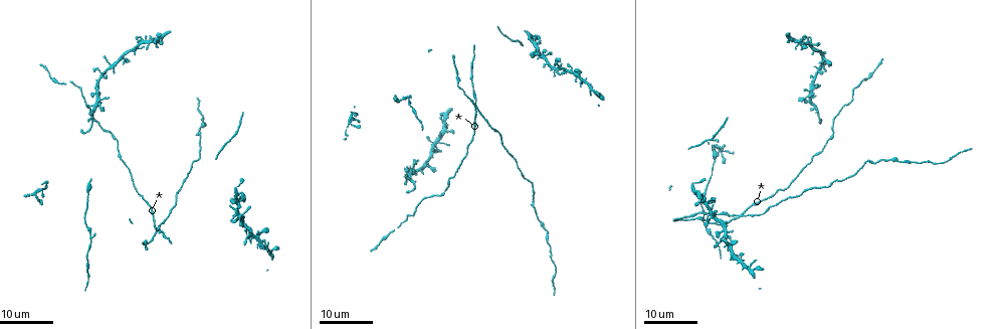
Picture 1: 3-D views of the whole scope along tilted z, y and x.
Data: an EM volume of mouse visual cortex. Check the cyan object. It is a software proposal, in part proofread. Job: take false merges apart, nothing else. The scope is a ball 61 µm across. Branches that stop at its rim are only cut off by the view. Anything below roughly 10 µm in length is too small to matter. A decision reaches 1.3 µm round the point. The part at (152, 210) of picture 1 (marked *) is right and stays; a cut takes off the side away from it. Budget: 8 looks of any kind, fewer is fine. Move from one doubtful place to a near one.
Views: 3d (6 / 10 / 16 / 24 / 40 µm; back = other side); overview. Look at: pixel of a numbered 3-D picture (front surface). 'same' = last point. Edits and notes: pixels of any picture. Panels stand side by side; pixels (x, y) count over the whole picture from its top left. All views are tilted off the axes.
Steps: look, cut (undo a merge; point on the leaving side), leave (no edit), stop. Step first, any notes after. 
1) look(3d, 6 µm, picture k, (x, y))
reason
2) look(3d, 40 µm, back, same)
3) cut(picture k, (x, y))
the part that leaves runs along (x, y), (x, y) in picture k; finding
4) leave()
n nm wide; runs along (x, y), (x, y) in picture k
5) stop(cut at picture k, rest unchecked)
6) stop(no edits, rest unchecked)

look(3d, 16 µm, picture 1, (817, 109))
side arm on a straight run

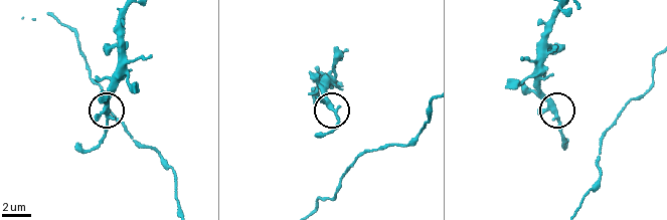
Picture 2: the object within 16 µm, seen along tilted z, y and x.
look(3d, 6 µm, picture 2, (554, 113))

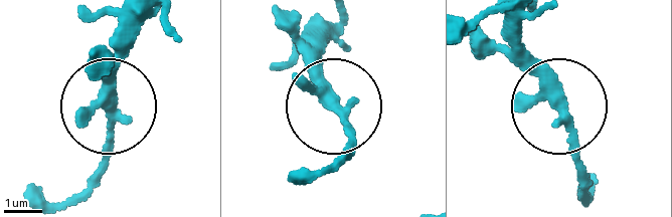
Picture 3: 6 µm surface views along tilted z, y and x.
leave()
continuous, no second neuron

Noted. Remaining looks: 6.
look(3d, 16 µm, picture 1, (89, 196))
calibre changes

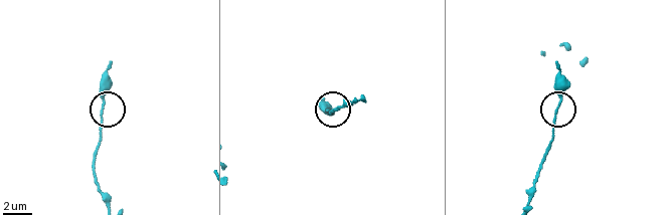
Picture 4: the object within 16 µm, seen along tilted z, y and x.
look(3d, 10 µm, picture 4, (559, 101))

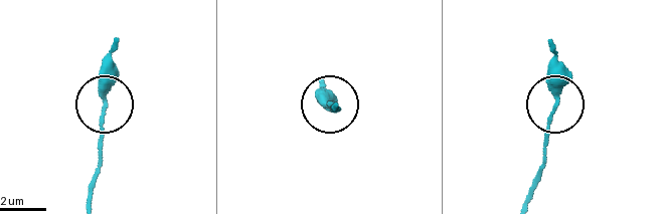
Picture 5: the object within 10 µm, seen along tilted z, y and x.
leave()
240 nm wide; continuous, no second neuron

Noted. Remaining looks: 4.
look(3d, 16 µm, picture 1, (741, 215))
four arms meet

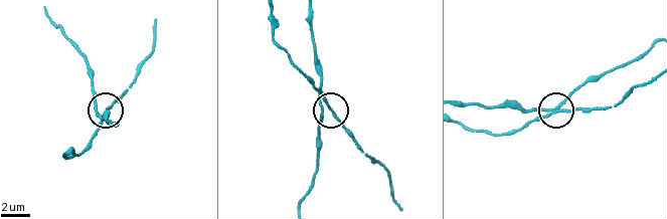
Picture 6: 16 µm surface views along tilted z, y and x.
look(3d, 10 µm, picture 6, (328, 108))

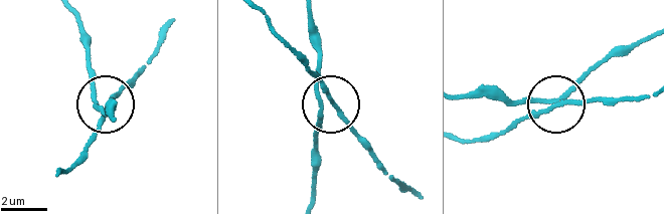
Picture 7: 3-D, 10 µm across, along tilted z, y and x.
leave()
runs along (629, 44), (591, 65), (553, 101), (479, 99) in picture 7; one neuron here

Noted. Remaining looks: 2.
stop(no edits, rest unchecked)

